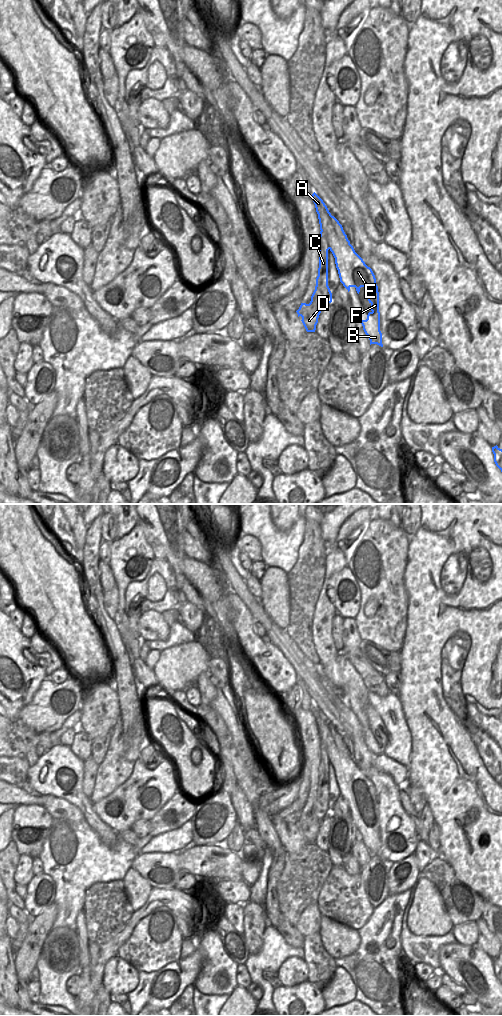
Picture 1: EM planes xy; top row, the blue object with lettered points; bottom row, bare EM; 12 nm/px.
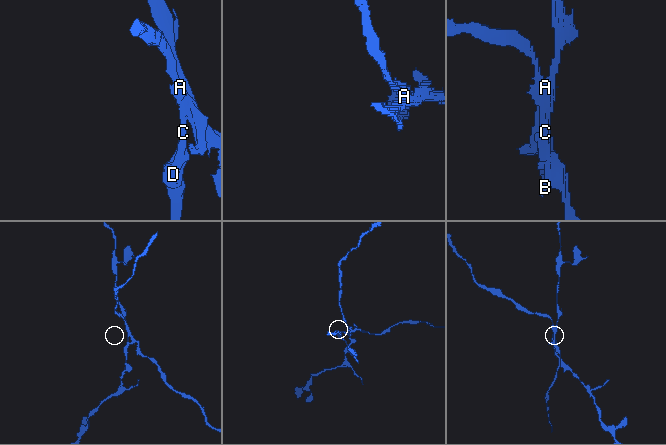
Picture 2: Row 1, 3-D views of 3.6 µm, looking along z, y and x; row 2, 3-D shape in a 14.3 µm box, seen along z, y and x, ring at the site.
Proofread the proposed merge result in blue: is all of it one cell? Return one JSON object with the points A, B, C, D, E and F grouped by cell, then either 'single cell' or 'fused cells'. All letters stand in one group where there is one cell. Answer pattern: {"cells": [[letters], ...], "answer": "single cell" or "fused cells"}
{"cells": [["A", "B", "E", "F"], ["C", "D"]], "answer": "fused cells"}

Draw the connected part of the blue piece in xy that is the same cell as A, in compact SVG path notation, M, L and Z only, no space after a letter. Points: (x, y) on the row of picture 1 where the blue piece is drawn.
M314 192L312 200L318 214L320 230L327 236L329 249L335 258L340 282L350 291L355 287L359 294L361 287L368 287L368 301L371 304L366 320L359 320L371 344L383 347L380 331L379 292L375 275L363 259L355 252L342 225L331 215L323 200Z

